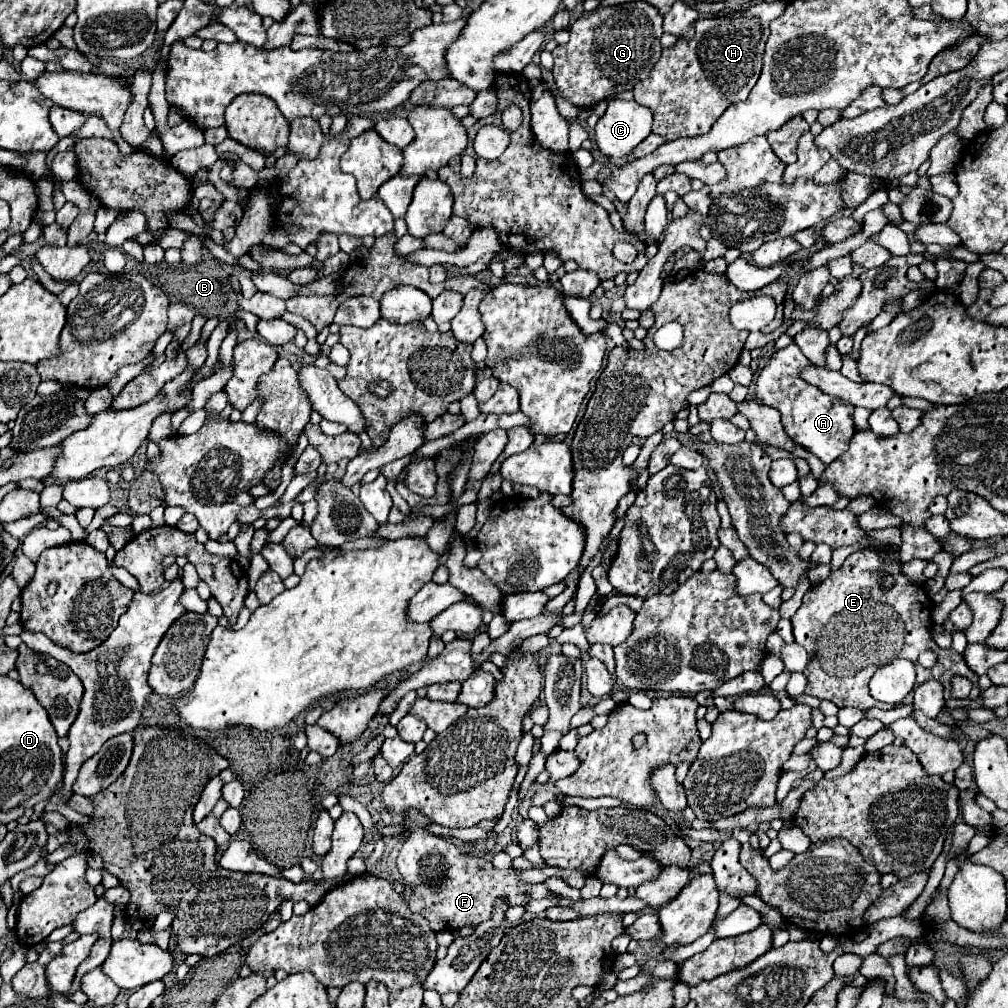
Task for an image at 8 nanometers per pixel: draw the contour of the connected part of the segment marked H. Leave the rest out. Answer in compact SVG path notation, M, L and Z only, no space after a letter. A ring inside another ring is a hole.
M761 1L731 15L697 19L693 23L693 39L685 41L679 37L673 47L663 49L649 77L633 87L635 99L653 113L653 133L669 141L705 135L729 105L745 101L761 73L769 23L785 7L787 1Z

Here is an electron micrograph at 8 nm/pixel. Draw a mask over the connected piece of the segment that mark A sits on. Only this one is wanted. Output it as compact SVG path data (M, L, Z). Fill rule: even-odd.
M795 343L781 351L775 351L761 375L757 377L757 399L769 407L775 407L781 413L781 423L787 435L799 447L803 447L805 451L819 457L825 465L829 465L849 447L849 439L855 431L853 405L847 405L841 399L833 399L821 389L805 383L799 377L799 371L807 365L811 365L809 359L801 353L801 349Z

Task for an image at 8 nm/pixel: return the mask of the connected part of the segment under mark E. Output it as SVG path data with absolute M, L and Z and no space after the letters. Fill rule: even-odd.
M871 548L863 551L852 553L847 557L847 561L843 563L843 567L839 571L833 571L823 583L813 585L805 597L803 597L803 605L799 607L799 611L791 617L793 623L793 637L795 643L799 643L801 647L805 647L805 651L809 653L809 663L803 671L803 675L807 677L807 687L805 693L813 695L817 699L827 699L831 703L835 703L837 707L857 707L861 711L867 711L871 707L879 707L879 709L892 709L894 705L887 705L881 701L875 701L869 695L869 679L873 677L873 673L891 663L893 659L909 659L914 663L917 671L916 684L920 685L923 681L927 681L929 677L935 677L943 683L945 687L945 699L947 699L947 707L949 709L959 709L959 707L967 707L969 701L979 697L979 685L977 685L977 675L965 665L963 655L959 655L953 649L939 649L937 643L931 637L931 629L933 629L933 621L931 621L931 613L933 613L933 599L925 593L923 587L913 585L905 575L901 572L902 563L891 561L885 563L886 572L890 572L895 577L895 585L889 591L883 591L881 585L877 583L877 573L873 570L880 570L884 565L879 562L878 552ZM925 649L933 649L939 655L939 663L931 669L923 669L918 664L918 657L921 651ZM955 675L967 677L973 683L973 689L969 693L967 699L955 699L951 695L951 679Z

